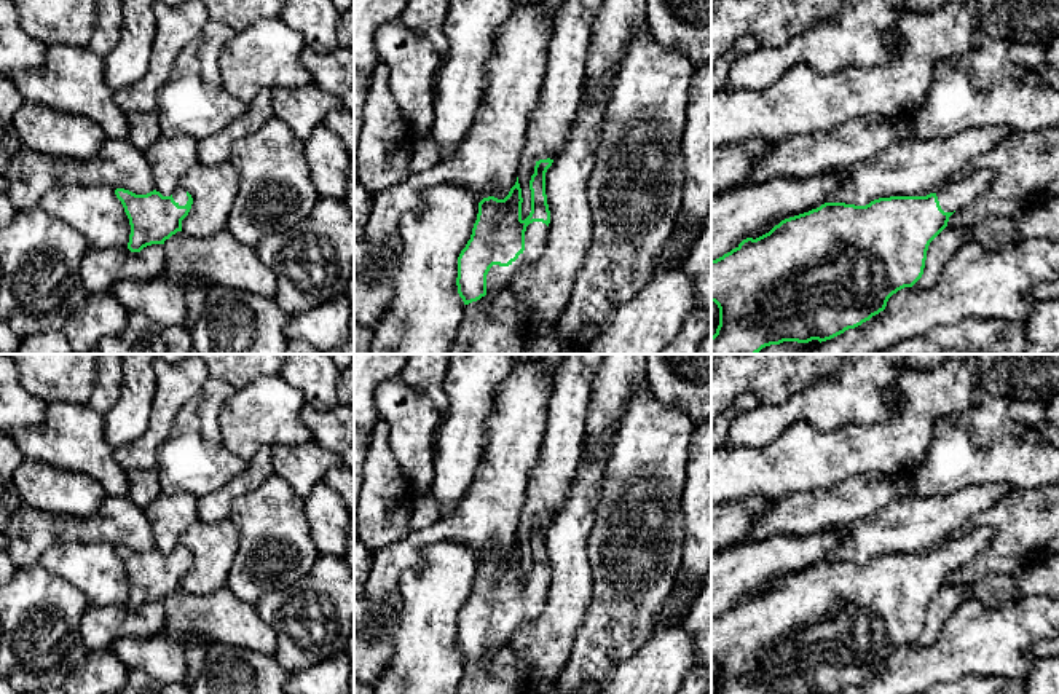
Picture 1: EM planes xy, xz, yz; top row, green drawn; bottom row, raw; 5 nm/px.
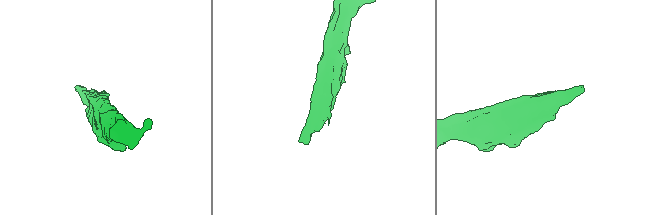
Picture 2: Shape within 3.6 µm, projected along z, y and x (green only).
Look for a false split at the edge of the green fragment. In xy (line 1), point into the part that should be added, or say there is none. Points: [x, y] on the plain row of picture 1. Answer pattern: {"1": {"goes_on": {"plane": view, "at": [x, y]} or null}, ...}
{"1": {"goes_on": {"plane": "xy", "at": [179, 552]}}}

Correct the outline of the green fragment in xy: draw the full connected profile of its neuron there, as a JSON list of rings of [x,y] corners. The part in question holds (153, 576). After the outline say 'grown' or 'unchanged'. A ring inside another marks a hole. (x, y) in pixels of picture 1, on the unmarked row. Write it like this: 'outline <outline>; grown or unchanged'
outline [[[177,544],[171,554],[153,547],[147,552],[136,552],[124,546],[115,547],[129,576],[131,592],[128,606],[140,609],[152,601],[164,601],[177,589],[182,589],[182,578],[188,573],[193,555]]]; grown

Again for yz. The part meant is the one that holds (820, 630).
outline [[[979,528],[927,554],[890,554],[866,563],[825,560],[789,574],[769,590],[743,597],[711,617],[711,659],[719,665],[713,694],[837,694],[885,667],[888,656],[912,645],[923,632],[930,600],[947,584],[949,574],[984,550],[995,528]]]; grown

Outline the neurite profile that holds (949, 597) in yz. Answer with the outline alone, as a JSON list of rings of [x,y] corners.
[[[971,582],[946,584],[928,603],[927,617],[922,635],[914,641],[915,646],[928,648],[939,638],[941,629],[949,616],[968,601],[966,593],[971,590]]]

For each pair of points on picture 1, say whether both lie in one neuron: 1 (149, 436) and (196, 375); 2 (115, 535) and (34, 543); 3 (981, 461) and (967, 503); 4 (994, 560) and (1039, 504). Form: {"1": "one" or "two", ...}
{"1": "one", "2": "one", "3": "two", "4": "one"}

